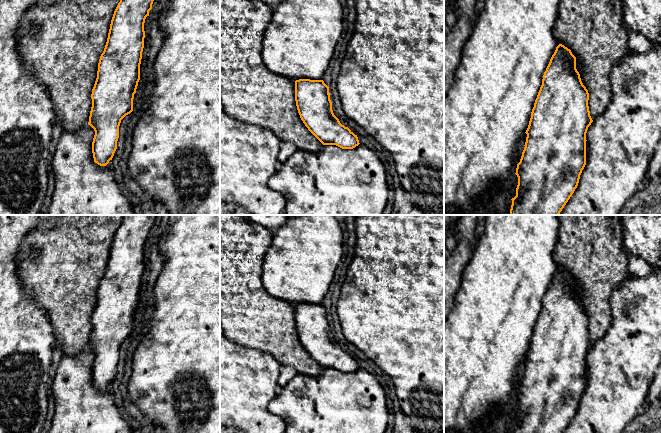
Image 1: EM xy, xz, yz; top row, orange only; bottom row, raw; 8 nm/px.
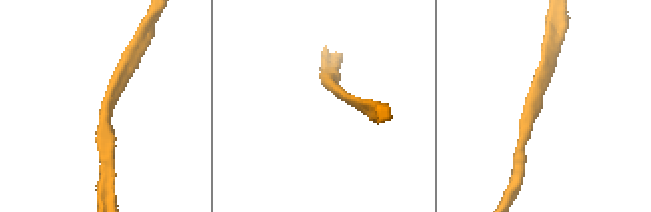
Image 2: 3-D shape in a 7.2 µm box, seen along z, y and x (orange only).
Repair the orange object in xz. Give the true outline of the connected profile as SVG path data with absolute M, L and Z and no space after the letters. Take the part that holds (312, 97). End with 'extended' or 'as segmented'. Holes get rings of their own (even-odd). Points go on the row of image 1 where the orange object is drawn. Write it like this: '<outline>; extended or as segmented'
M296 80L295 101L301 120L323 145L336 145L342 149L353 149L360 144L357 135L348 127L342 125L339 119L334 115L329 87L323 80Z; as segmented

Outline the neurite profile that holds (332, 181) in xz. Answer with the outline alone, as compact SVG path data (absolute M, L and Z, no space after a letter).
M359 144L353 149L342 149L336 145L323 145L317 152L297 149L285 162L278 164L277 171L269 180L269 187L285 198L285 215L383 215L389 198L385 166L375 151L362 144Z

